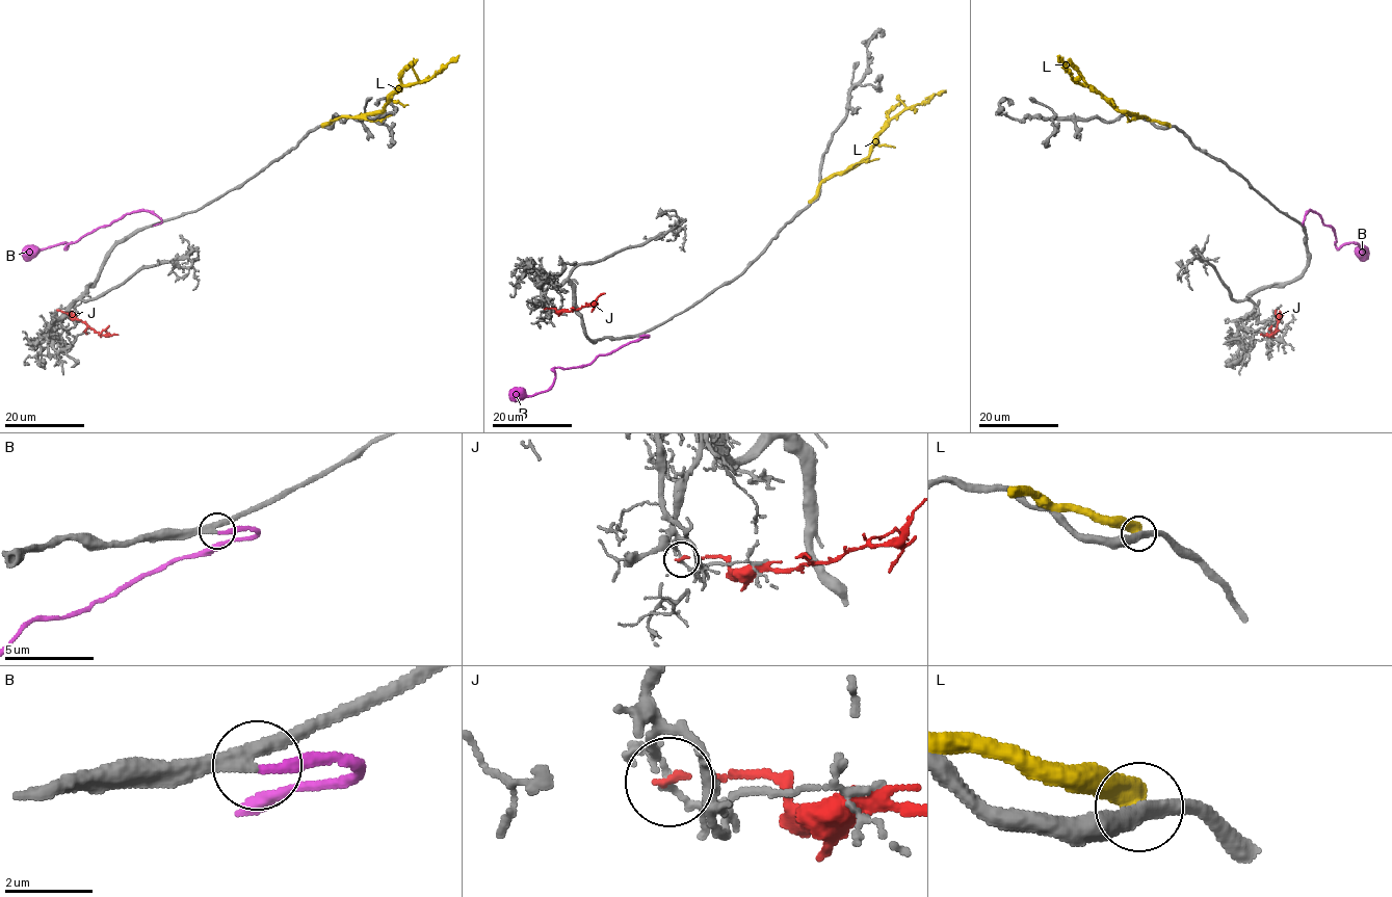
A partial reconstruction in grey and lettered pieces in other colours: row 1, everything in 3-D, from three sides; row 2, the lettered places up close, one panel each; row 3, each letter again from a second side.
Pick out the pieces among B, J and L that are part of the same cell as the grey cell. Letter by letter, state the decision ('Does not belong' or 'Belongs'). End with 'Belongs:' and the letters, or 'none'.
B: Belongs
J: Does not belong
L: Does not belong
Belongs: B

